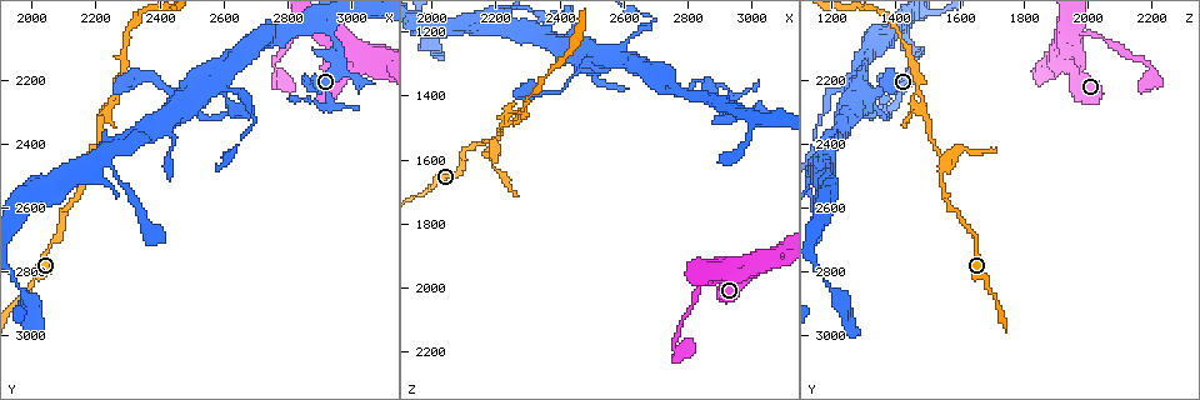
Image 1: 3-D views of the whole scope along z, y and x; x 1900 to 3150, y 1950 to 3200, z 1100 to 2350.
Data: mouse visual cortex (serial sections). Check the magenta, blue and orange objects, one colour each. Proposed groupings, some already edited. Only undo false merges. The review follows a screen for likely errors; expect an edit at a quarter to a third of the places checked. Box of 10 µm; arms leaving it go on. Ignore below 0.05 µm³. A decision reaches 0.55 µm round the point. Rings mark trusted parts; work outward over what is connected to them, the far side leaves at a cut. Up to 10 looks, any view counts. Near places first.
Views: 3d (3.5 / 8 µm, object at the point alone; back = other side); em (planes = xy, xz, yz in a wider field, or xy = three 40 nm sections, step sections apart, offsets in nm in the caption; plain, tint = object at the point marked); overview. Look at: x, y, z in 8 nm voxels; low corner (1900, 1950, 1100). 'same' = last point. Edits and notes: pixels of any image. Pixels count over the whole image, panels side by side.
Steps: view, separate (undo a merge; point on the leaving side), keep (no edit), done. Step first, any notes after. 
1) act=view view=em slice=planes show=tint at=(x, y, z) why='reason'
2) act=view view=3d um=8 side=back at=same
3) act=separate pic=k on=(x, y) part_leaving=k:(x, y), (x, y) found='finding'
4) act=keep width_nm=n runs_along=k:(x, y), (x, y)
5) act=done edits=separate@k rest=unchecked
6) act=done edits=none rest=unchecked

act=view view=3d um=8 at=(3020, 2140, 1930) why='three-way junction'

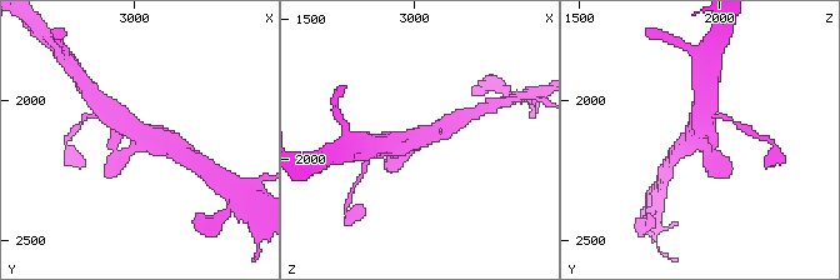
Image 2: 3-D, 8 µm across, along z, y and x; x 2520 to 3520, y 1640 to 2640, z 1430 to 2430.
act=view view=em slice=planes show=tint at=same why='need the tissue'

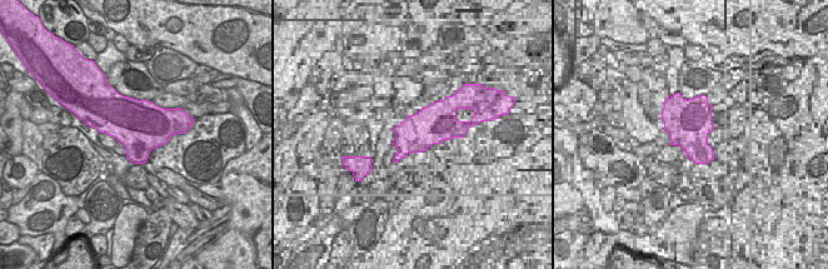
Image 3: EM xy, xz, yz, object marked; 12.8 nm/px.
act=keep found='continuous, no second cell'

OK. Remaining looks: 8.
act=view view=3d um=3.5 at=(2650, 2250, 1200) why='a narrow waist'

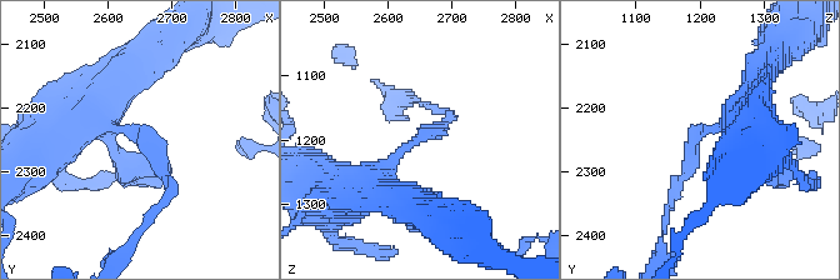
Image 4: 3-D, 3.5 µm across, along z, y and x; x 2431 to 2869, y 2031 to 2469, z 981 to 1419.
act=view view=em slice=xy step=2 show=tint at=(2650, 2235, 1195) why='need the tissue'

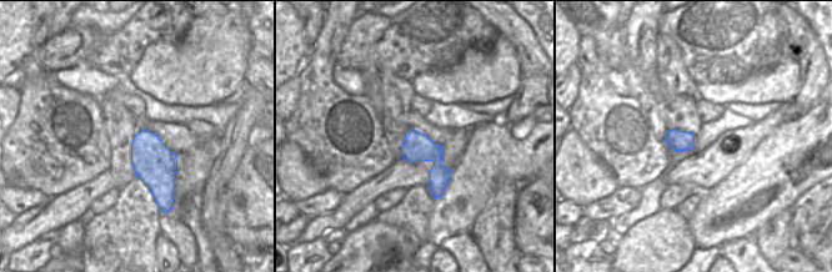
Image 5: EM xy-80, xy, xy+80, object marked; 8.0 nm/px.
act=keep arm_widths_nm=150,400 runs_along=4:(753, 99), (691, 141), (673, 199) found='continuous, no second cell'

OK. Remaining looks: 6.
act=view view=3d um=8 side=back at=(2200, 2470, 1560) why='a narrow waist'

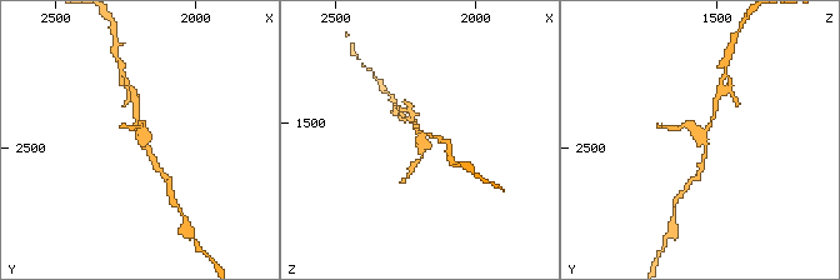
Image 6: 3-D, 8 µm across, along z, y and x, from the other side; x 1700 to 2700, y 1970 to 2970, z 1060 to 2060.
act=view view=3d um=3.5 at=same

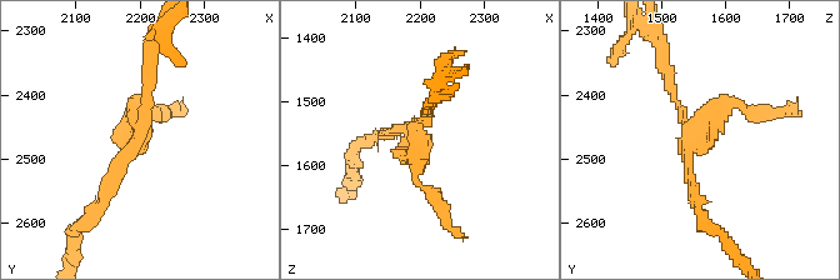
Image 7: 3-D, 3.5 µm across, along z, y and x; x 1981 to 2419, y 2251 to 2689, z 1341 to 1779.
act=separate pic=7 on=(430, 196) part_leaving=7:(418, 154), (414, 180), (464, 238) found='two cells meet here'

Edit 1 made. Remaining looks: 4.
act=view view=overview

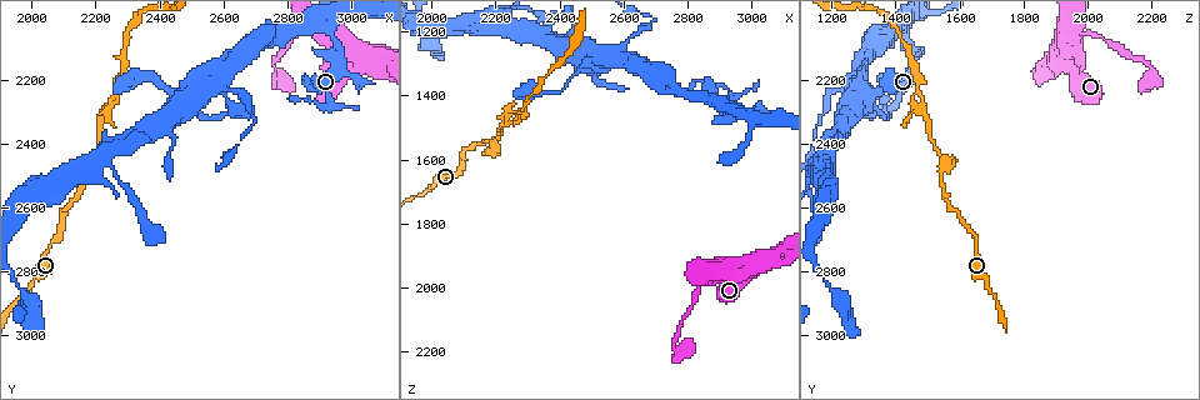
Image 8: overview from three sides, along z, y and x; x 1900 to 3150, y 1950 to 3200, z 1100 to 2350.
act=view view=3d um=3.5 at=(2230, 2440, 1190)

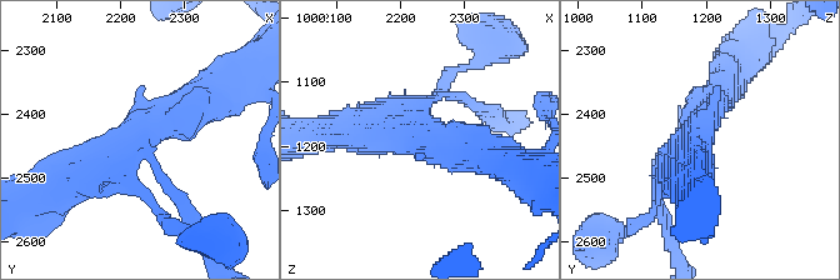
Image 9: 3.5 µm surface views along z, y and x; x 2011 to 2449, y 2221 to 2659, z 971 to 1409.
act=view view=em slice=xy step=5 show=tint at=(2225, 2435, 1185) arms=4 arm_widths_nm=100,300,450,500 why='now the EM'

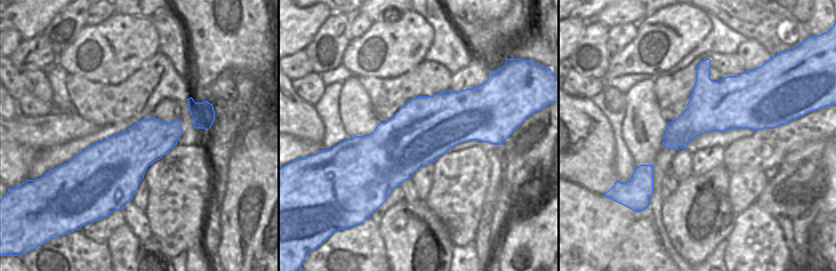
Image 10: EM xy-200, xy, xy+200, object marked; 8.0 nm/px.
act=keep width_nm=500 runs_along=9:(206, 100), (149, 124), (69, 181) found='all the same cell'

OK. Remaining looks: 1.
act=done edits=separate@7 rest=unchecked

